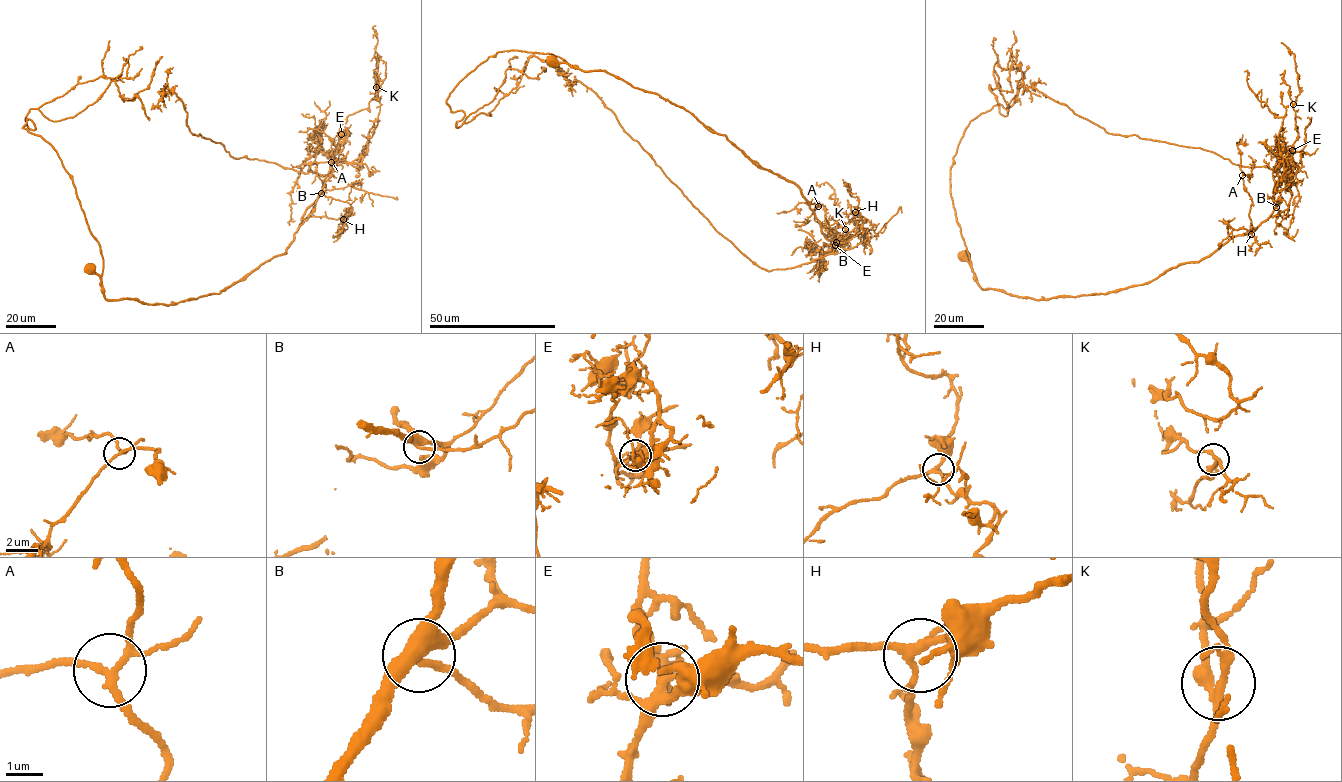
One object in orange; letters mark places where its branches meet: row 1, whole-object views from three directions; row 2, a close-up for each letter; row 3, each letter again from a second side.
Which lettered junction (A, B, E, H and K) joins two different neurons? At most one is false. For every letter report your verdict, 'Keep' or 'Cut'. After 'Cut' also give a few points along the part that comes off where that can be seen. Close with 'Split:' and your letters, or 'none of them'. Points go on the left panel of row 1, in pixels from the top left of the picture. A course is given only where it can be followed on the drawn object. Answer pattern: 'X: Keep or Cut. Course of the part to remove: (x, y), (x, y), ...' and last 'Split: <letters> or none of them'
A: Keep
B: Keep
E: Cut. Course of the part to remove: (341, 134), (328, 175), (235, 159), (220, 142), (192, 134), (182, 103), (175, 93), (163, 92), (173, 67)
H: Keep
K: Keep
Split: E

